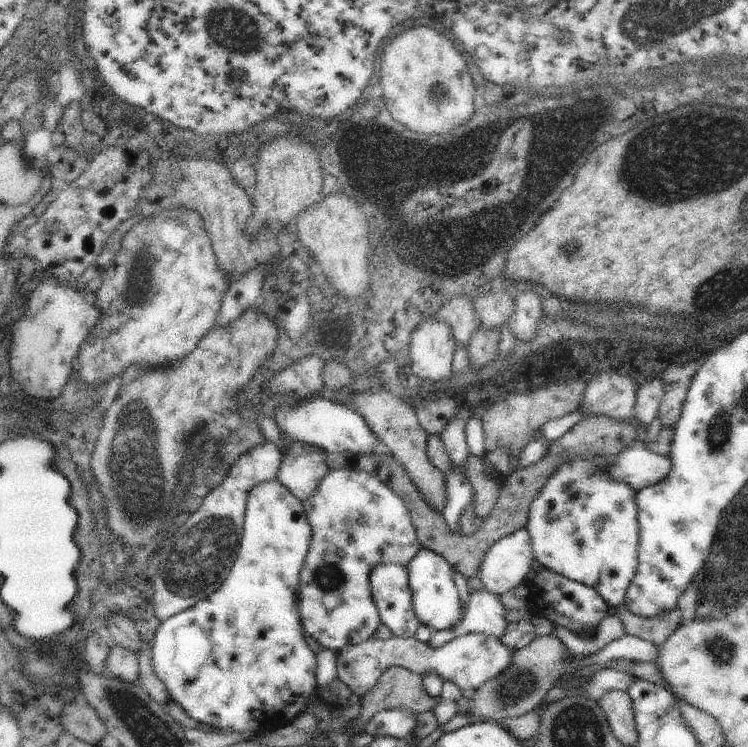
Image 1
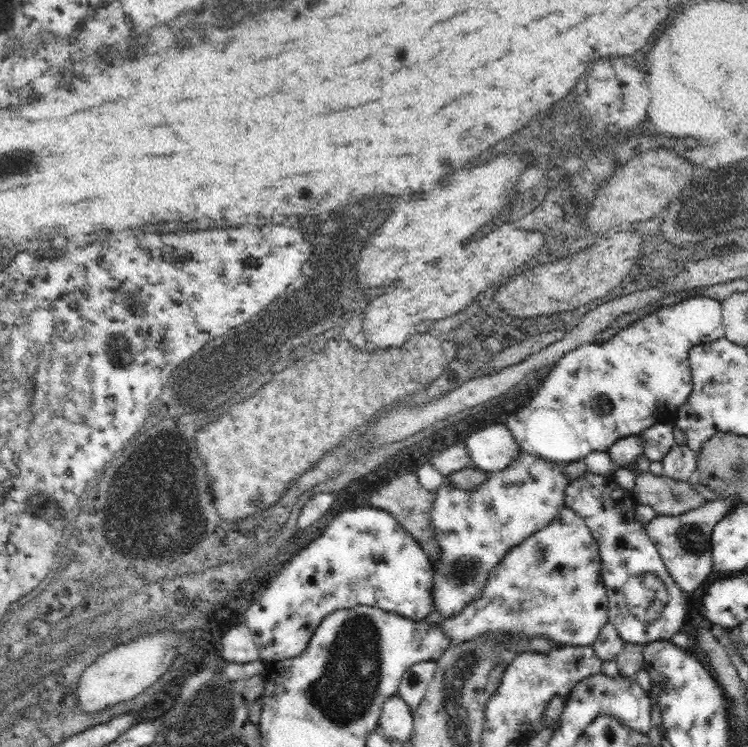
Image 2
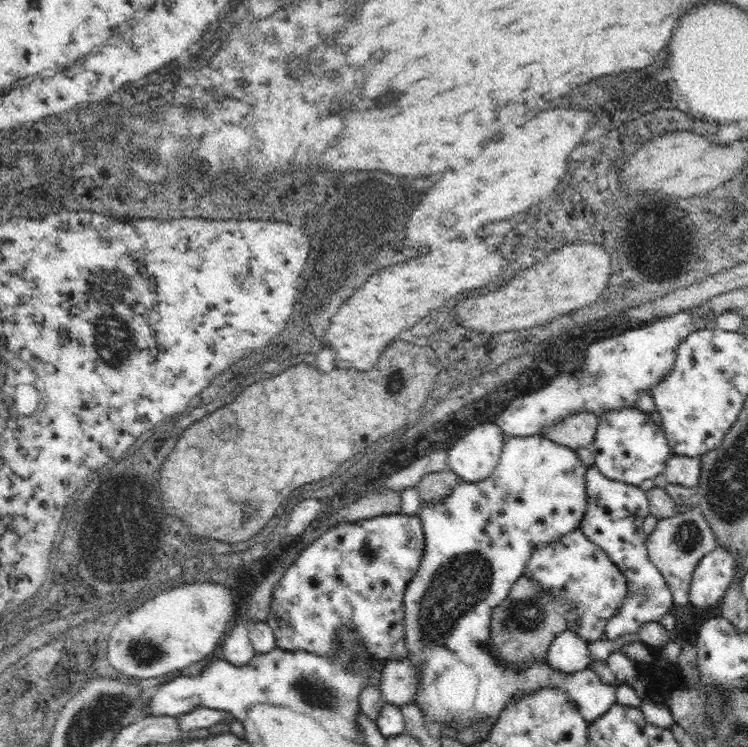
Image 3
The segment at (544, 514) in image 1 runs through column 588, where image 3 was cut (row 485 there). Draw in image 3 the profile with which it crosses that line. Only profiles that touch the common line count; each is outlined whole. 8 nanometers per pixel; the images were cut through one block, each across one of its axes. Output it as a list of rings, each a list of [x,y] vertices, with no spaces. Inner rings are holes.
[[[528,436],[528,438],[512,438],[504,444],[504,450],[502,450],[502,456],[500,456],[500,462],[498,466],[494,468],[494,472],[486,478],[486,480],[480,480],[480,482],[460,482],[450,496],[446,496],[442,502],[434,504],[434,502],[422,502],[420,504],[420,510],[418,510],[418,518],[420,518],[420,524],[422,524],[422,530],[424,530],[424,554],[422,554],[422,560],[420,560],[420,568],[416,572],[416,576],[412,578],[412,582],[408,584],[408,590],[406,590],[406,596],[404,596],[404,604],[406,604],[406,612],[404,612],[404,626],[406,626],[406,646],[408,646],[408,660],[412,662],[414,668],[418,668],[418,672],[422,674],[422,690],[418,694],[418,708],[426,714],[426,720],[430,724],[438,724],[440,728],[458,728],[460,724],[476,724],[476,722],[490,722],[492,726],[500,720],[500,712],[504,712],[504,708],[508,704],[514,702],[514,698],[520,698],[524,694],[536,694],[538,690],[542,688],[556,688],[560,692],[564,692],[574,704],[576,708],[580,710],[580,714],[584,716],[586,724],[592,724],[596,722],[600,716],[604,716],[612,706],[618,704],[616,700],[616,688],[612,686],[606,686],[604,682],[600,682],[600,678],[596,676],[596,672],[592,672],[590,668],[588,670],[582,670],[582,672],[574,672],[574,674],[564,674],[564,672],[558,672],[554,668],[550,668],[548,660],[542,660],[542,664],[528,664],[528,668],[522,668],[522,670],[516,670],[516,668],[508,668],[508,666],[502,666],[498,664],[498,658],[494,654],[490,654],[490,622],[492,622],[492,610],[496,606],[500,606],[500,602],[506,600],[506,596],[510,594],[512,586],[524,576],[524,568],[532,556],[532,552],[536,552],[536,548],[540,548],[542,544],[548,544],[552,540],[560,540],[560,536],[566,536],[568,532],[572,532],[574,528],[580,528],[582,520],[584,520],[584,512],[586,512],[586,486],[588,486],[588,468],[582,464],[580,456],[576,450],[572,450],[570,446],[564,446],[564,444],[556,444],[554,440],[550,438],[544,438],[544,436]]]

